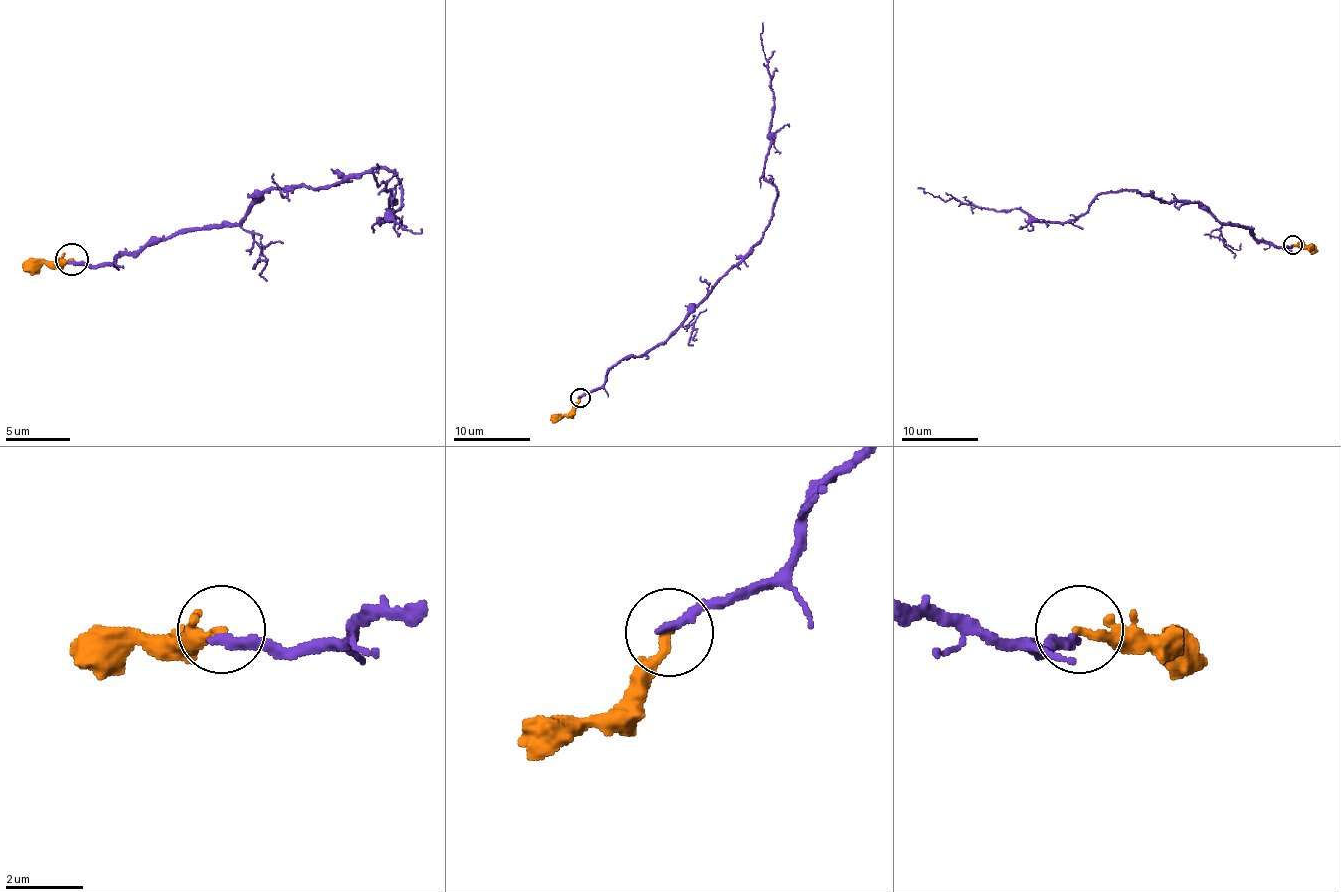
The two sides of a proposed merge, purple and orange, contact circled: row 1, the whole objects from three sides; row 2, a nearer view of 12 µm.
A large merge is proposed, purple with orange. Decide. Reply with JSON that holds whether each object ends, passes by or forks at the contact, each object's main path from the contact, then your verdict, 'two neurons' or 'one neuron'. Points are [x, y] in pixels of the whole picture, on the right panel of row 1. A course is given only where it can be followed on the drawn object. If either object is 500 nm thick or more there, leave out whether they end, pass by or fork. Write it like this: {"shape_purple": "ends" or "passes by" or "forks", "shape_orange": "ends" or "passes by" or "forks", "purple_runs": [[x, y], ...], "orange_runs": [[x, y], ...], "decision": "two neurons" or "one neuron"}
{"shape_purple": "ends", "shape_orange": "ends", "purple_runs": [[1293, 246], [1260, 242], [1198, 203], [1131, 190], [1102, 192], [1071, 221], [1040, 223], [1019, 209], [917, 188]], "orange_runs": [[1293, 244], [1312, 246], [1318, 251]], "decision": "two neurons"}

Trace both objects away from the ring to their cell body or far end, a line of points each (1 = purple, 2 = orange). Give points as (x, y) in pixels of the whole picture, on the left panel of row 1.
1: (71, 261), (377, 168), (387, 223), (377, 164)
2: (71, 258), (35, 261), (26, 271)

